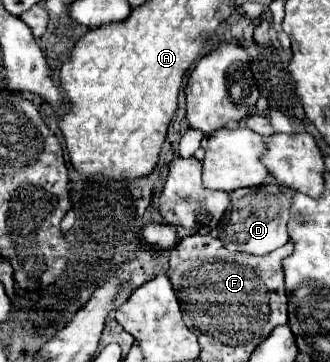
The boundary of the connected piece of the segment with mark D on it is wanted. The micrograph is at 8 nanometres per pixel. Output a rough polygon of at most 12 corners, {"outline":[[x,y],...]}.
{"outline":[[262,184],[230,192],[228,250],[268,254],[290,240],[290,198]]}

